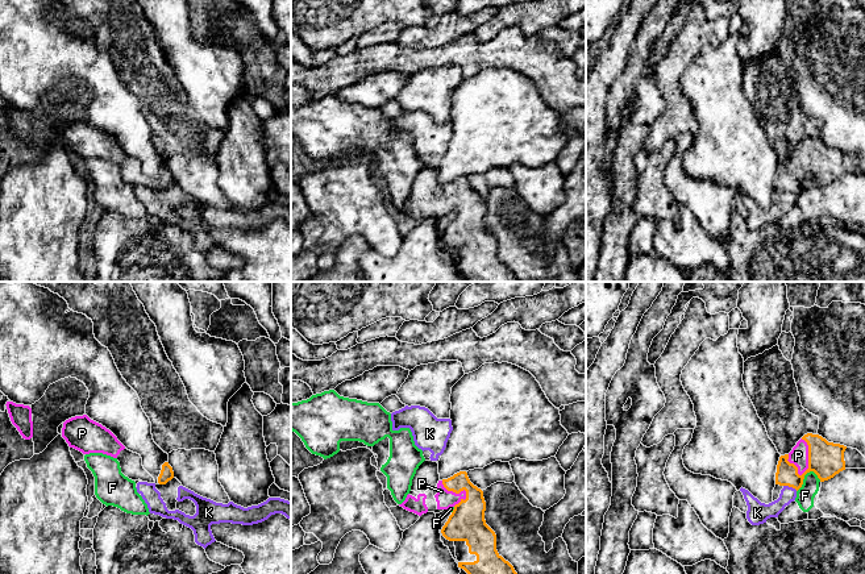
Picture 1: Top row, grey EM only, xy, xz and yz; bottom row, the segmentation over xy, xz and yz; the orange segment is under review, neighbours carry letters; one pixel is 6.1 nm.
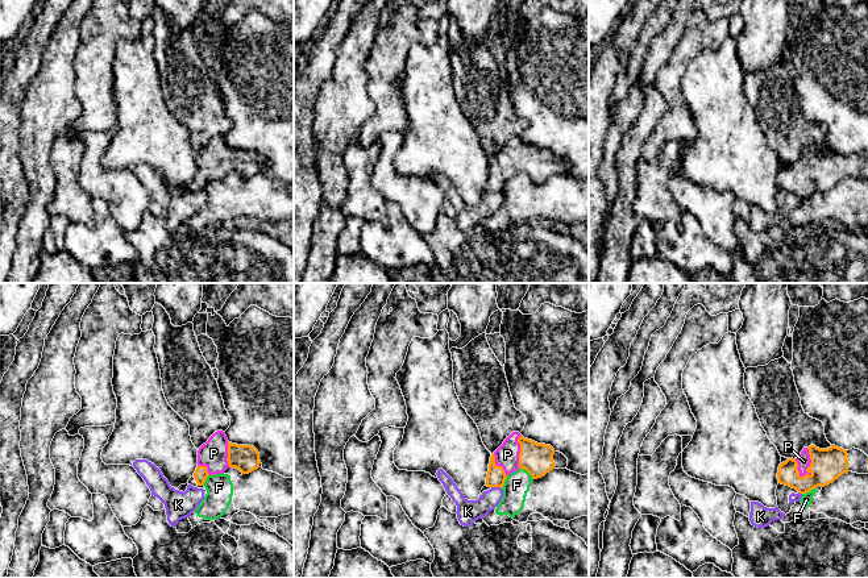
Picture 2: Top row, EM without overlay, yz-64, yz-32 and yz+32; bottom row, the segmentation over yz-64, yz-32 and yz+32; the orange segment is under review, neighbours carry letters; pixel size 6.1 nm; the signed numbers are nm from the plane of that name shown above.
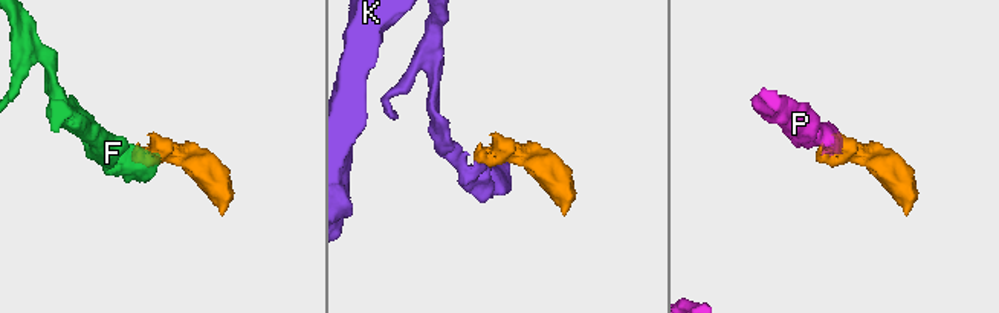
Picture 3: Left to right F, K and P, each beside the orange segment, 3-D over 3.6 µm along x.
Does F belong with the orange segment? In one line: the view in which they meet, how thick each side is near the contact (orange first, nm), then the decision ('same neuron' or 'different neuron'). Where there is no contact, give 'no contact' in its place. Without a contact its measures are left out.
yz | 220/110 nm | different neuron

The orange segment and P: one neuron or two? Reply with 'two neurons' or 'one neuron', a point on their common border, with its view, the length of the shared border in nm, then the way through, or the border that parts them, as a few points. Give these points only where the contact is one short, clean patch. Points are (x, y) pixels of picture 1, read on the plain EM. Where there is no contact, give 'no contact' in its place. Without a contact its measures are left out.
one neuron; meets orange in yz at (809, 162); contact 240 nm long; runs through yz (826, 165), (822, 162), (809, 162), (798, 161)

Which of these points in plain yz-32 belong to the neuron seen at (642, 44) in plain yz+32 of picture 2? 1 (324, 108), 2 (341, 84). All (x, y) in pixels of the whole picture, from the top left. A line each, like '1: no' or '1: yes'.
1: yes
2: yes

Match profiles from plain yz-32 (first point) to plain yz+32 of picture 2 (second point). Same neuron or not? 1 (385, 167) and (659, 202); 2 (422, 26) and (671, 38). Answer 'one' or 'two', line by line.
1: two
2: two

